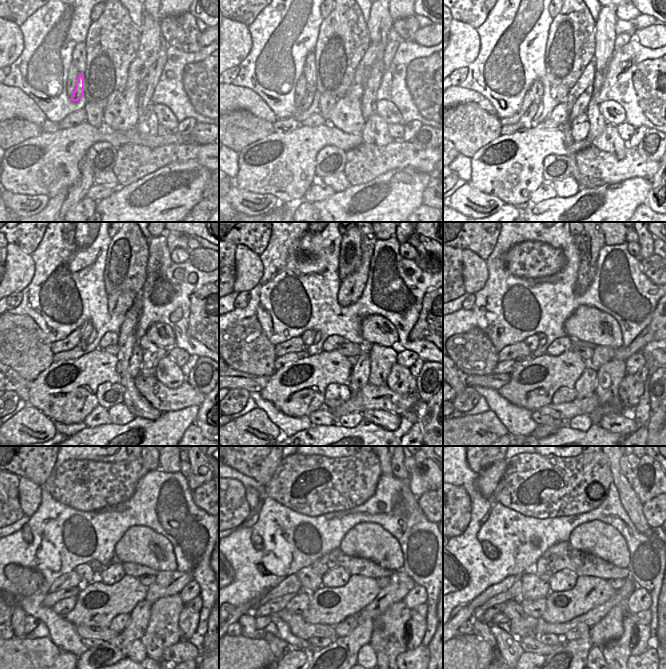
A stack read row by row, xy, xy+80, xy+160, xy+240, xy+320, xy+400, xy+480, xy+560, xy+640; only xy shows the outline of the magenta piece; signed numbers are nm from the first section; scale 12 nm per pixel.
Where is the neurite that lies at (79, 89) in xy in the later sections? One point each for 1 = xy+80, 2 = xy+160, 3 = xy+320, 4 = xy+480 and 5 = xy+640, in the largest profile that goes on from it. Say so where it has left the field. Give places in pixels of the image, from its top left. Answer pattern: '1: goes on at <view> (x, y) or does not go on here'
1: goes on at xy+80 (311, 93)
2: goes on at xy+160 (526, 122)
3: goes on at xy+320 (295, 356)
4: goes on at xy+480 (51, 599)
5: goes on at xy+640 (487, 615)

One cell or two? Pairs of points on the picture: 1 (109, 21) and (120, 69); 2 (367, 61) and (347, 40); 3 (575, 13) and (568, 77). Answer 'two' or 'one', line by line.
1: one
2: two
3: one

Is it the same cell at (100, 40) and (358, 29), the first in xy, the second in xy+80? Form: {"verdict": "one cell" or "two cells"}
{"verdict": "one cell"}

